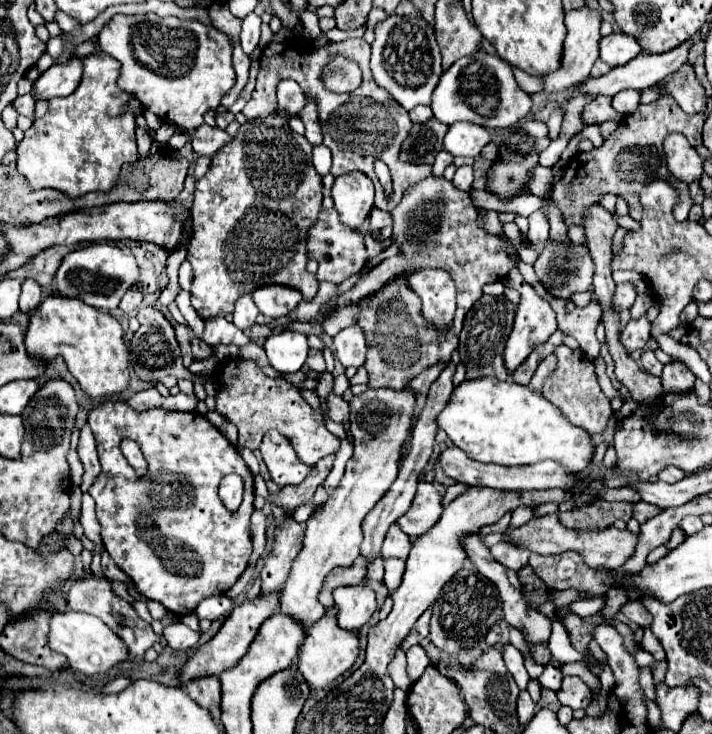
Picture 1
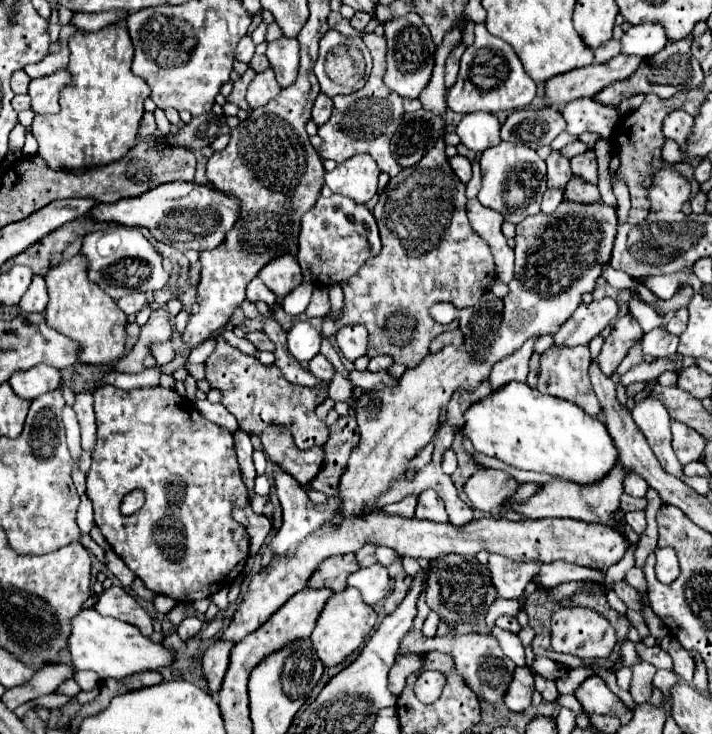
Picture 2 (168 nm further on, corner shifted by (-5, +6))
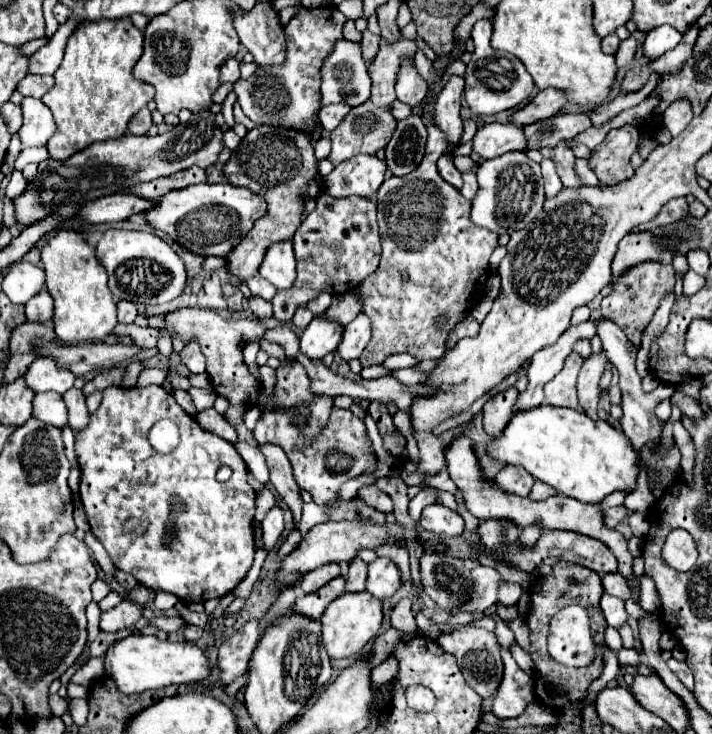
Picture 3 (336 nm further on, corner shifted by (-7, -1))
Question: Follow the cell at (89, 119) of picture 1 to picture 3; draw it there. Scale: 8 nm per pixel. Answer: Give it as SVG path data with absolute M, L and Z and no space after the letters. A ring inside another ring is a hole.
M130 17L122 19L100 19L100 21L80 21L68 39L64 59L54 73L54 87L42 97L44 105L52 111L56 121L56 133L48 139L48 153L52 159L68 159L70 155L82 151L94 141L118 139L126 133L128 119L146 107L154 97L154 87L132 77L132 67L142 55L144 33L132 25Z

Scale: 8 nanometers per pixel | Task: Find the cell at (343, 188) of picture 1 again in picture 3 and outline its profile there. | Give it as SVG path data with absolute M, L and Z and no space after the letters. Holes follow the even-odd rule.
M356 155L342 161L322 179L322 187L332 197L360 195L372 197L386 177L386 163L376 155Z

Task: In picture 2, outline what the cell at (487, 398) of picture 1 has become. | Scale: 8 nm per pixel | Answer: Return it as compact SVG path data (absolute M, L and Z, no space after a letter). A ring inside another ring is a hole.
M508 382L502 388L488 394L486 398L470 404L470 408L464 412L464 420L466 424L462 432L470 438L476 452L494 456L520 470L546 472L578 484L590 484L606 476L606 472L610 472L610 468L618 462L618 450L614 450L614 442L610 440L604 422L588 416L582 408L578 408L572 402L546 396L522 382Z

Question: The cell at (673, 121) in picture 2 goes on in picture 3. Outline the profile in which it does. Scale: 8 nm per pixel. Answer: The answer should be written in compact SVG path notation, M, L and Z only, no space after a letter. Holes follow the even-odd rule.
M676 99L664 111L664 125L668 127L672 137L676 137L680 131L684 131L688 127L692 117L694 117L694 113L692 113L692 107L690 107L690 101L688 99Z

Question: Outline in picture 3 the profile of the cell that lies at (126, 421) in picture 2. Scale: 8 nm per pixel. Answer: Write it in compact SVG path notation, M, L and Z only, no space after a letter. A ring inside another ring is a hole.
M148 385L148 387L106 387L102 391L102 403L98 407L96 413L90 415L90 423L88 427L74 431L74 439L76 439L76 453L78 453L78 463L80 463L80 499L88 517L88 525L90 531L94 533L94 537L104 545L104 549L108 551L108 555L112 557L114 565L130 575L134 575L138 579L140 585L154 589L154 591L168 591L178 595L182 601L186 603L206 603L208 599L220 599L224 595L228 595L230 591L234 591L234 587L246 577L248 569L252 567L254 561L254 553L256 553L256 545L254 545L254 499L256 499L256 491L248 485L246 477L248 477L248 469L244 459L238 455L238 451L234 449L232 443L228 443L226 439L204 431L194 417L190 417L174 399L172 393L168 393L164 387L160 385ZM160 419L170 419L178 425L180 429L180 445L168 455L158 453L150 443L148 443L148 431L152 429L152 425ZM228 465L234 473L230 477L230 481L220 483L216 481L216 471Z

